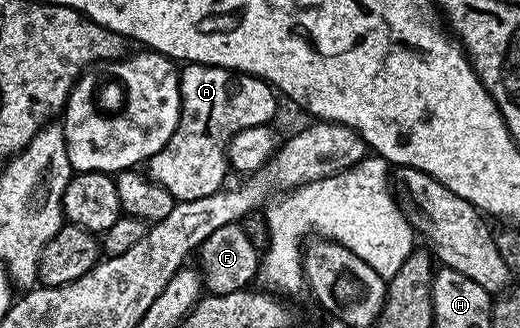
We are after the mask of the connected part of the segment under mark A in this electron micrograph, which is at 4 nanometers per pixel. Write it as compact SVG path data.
M185 64L180 69L180 122L174 135L170 135L166 147L162 147L162 151L158 151L147 161L147 176L154 183L166 187L166 191L170 191L176 202L206 199L206 195L214 195L223 190L226 185L224 180L230 177L228 140L243 129L269 124L276 113L276 97L278 98L277 90L261 77L235 73L232 69L213 65Z

